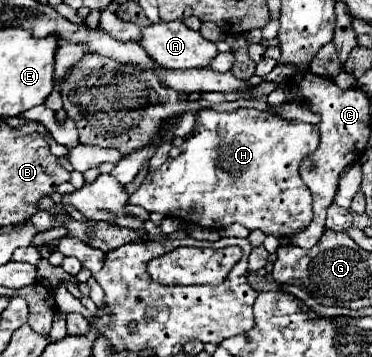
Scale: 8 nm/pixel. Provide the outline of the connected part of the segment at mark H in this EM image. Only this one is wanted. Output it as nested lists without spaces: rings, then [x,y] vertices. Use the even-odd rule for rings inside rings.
[[[202,108],[196,114],[194,132],[188,134],[180,146],[180,156],[168,158],[158,170],[150,172],[128,202],[142,206],[148,212],[180,218],[204,228],[218,230],[238,222],[248,230],[258,228],[264,234],[282,238],[296,232],[298,228],[304,228],[304,224],[312,220],[312,194],[308,192],[308,186],[304,186],[298,168],[300,162],[316,150],[318,142],[320,132],[316,124],[284,122],[278,116],[270,116],[268,112],[254,108],[236,108],[230,112]]]

